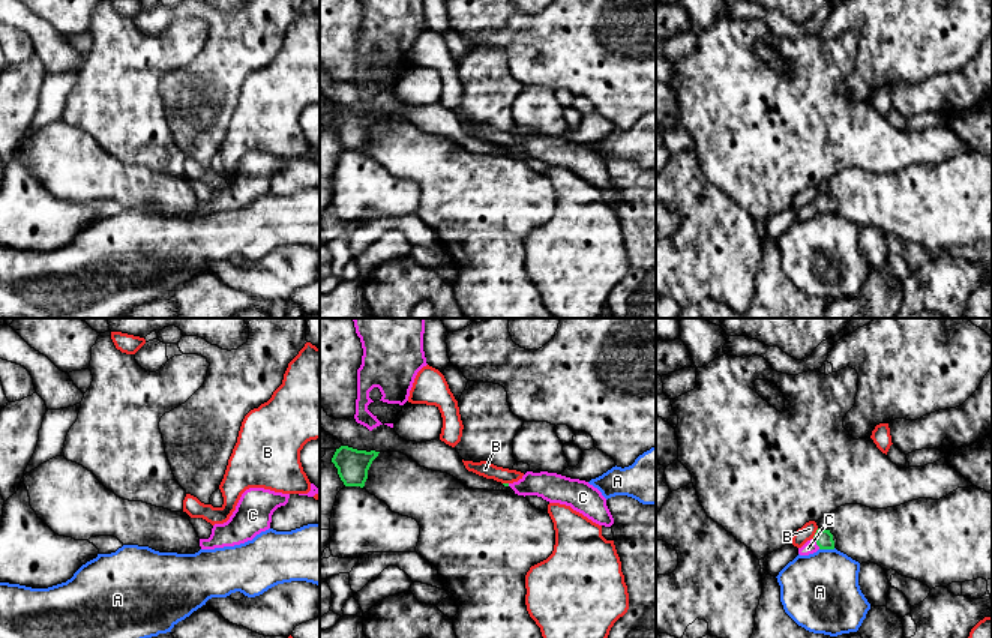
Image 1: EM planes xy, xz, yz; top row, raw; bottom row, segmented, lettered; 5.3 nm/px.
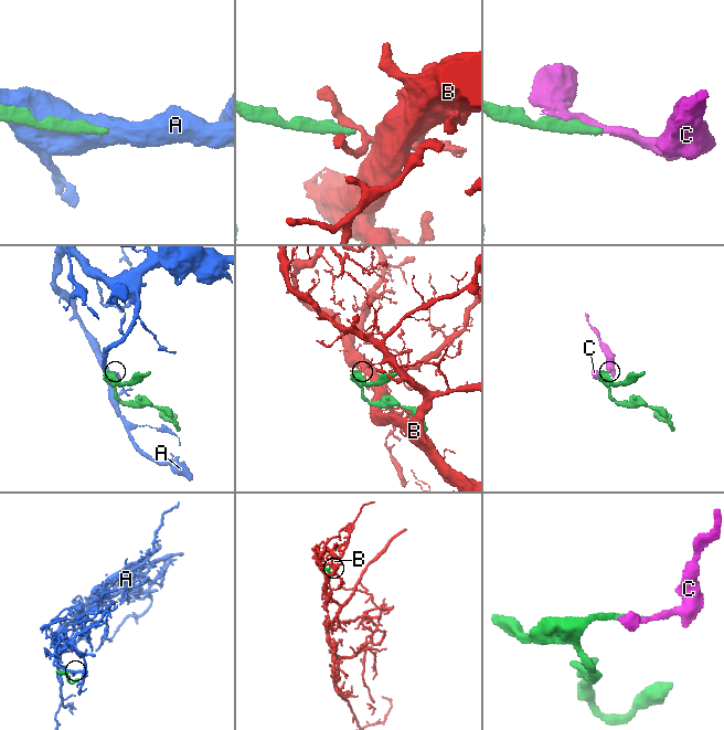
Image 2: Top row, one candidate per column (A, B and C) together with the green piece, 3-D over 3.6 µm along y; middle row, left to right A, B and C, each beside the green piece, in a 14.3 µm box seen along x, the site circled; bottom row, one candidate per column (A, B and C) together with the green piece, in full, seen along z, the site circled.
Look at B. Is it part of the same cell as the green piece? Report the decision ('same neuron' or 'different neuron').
different neuron

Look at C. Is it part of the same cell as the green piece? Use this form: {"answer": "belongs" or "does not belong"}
{"answer": "belongs"}

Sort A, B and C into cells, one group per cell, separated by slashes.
A / B / C

